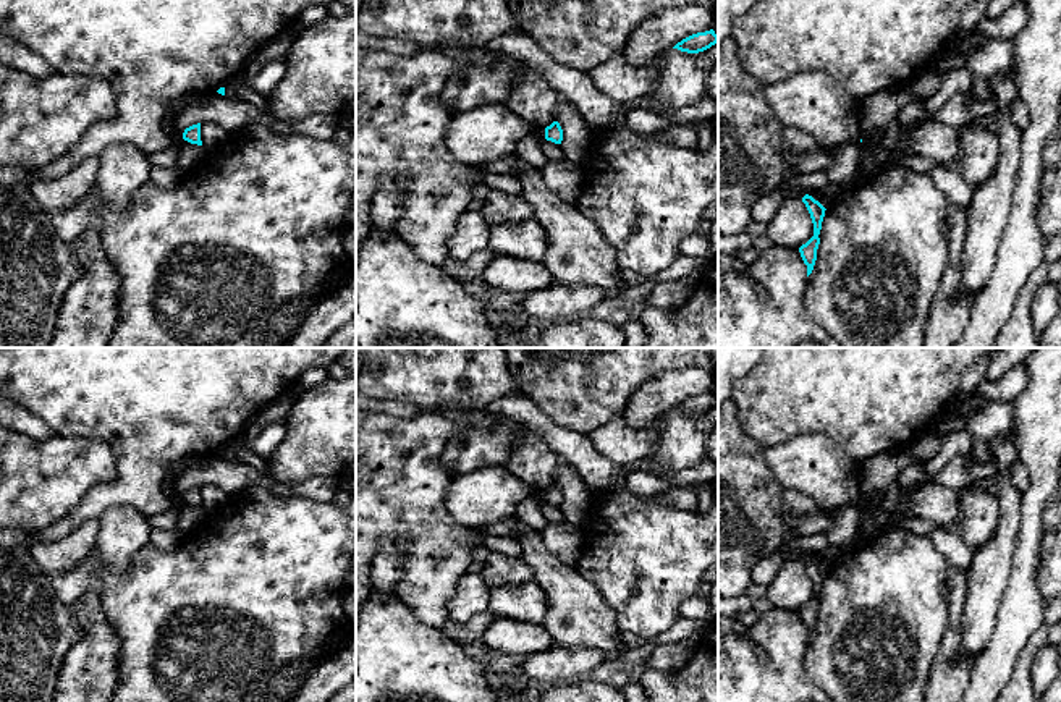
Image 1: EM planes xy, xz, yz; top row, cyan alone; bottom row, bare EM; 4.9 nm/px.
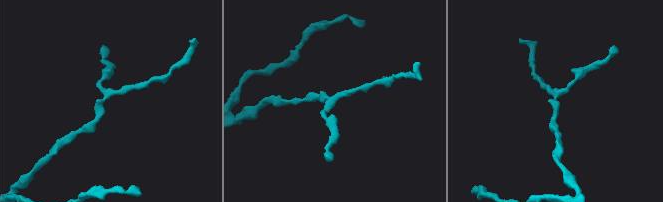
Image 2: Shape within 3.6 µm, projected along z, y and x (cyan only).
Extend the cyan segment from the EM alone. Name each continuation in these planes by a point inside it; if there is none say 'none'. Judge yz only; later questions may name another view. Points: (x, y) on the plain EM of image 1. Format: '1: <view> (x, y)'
none

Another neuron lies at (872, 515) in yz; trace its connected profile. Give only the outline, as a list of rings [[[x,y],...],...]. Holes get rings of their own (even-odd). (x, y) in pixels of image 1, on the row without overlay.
[[[877,495],[870,503],[860,505],[860,531],[872,532],[880,529],[890,521],[890,514],[885,511],[883,495]]]

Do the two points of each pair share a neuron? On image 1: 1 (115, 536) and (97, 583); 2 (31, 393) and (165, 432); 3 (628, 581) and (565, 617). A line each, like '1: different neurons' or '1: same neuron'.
1: same neuron
2: same neuron
3: different neurons

